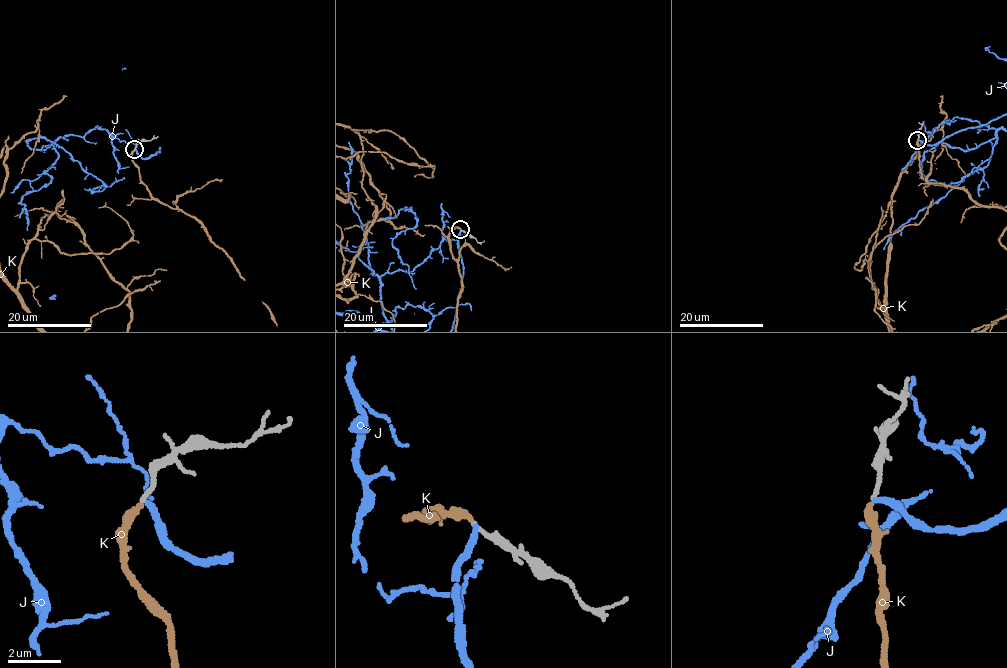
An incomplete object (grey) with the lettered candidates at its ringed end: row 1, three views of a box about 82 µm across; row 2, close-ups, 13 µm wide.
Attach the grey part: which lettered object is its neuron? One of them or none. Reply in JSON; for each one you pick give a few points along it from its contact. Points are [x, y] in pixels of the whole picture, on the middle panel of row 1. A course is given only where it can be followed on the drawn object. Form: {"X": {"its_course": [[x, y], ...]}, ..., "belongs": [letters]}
{"belongs": ["K"]}

